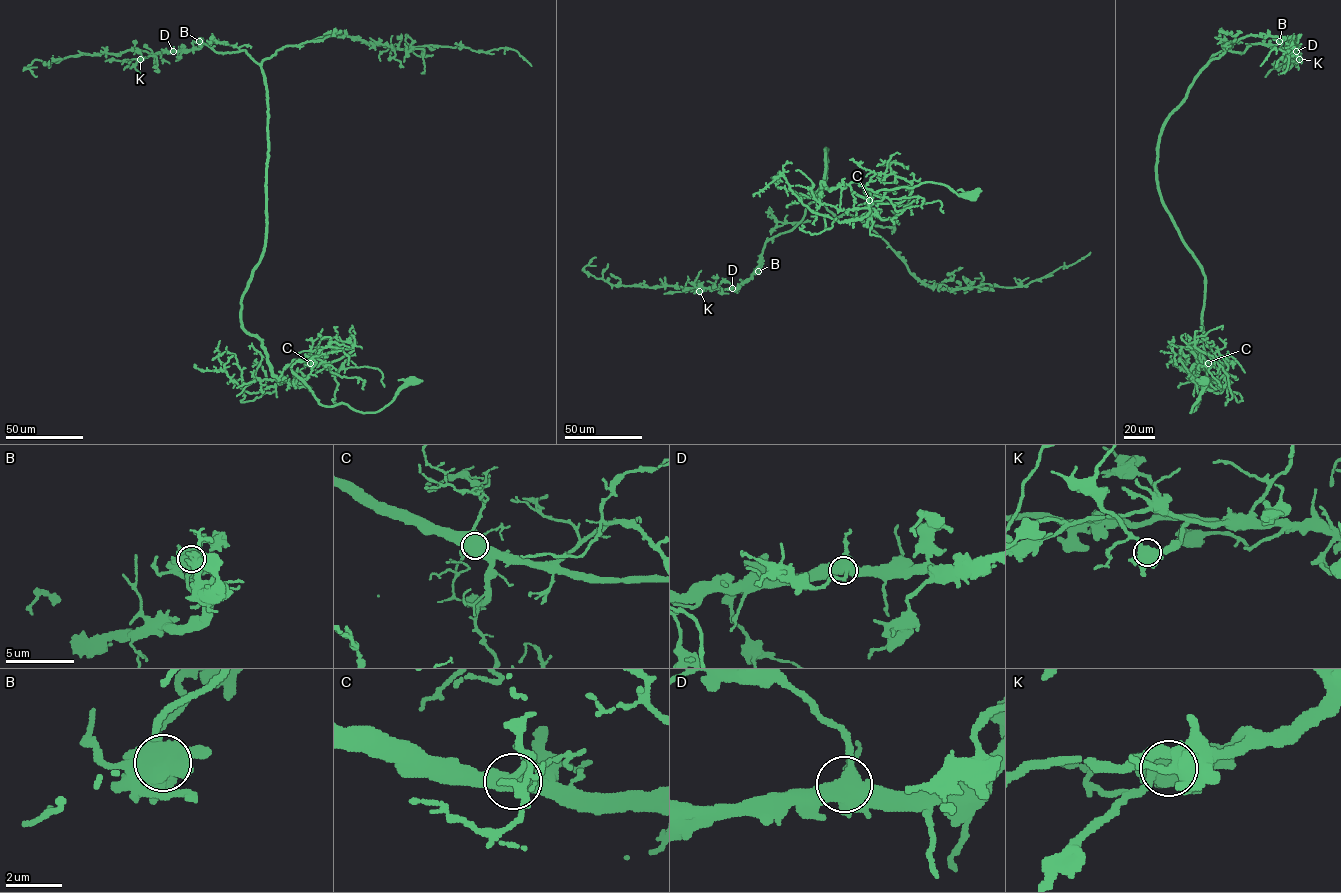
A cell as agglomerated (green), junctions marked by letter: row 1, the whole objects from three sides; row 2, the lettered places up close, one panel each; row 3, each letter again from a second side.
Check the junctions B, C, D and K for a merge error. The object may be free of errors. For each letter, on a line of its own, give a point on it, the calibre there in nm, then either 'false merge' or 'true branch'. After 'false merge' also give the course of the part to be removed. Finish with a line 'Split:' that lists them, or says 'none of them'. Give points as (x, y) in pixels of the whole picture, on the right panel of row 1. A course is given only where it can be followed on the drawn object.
B: place (1279, 41); calibre 700 nm; true branch
C: place (1208, 363); calibre 600 nm; true branch
D: place (1296, 51); calibre 650 nm; true branch
K: place (1299, 59); calibre 650 nm; true branch
Split: none of them

